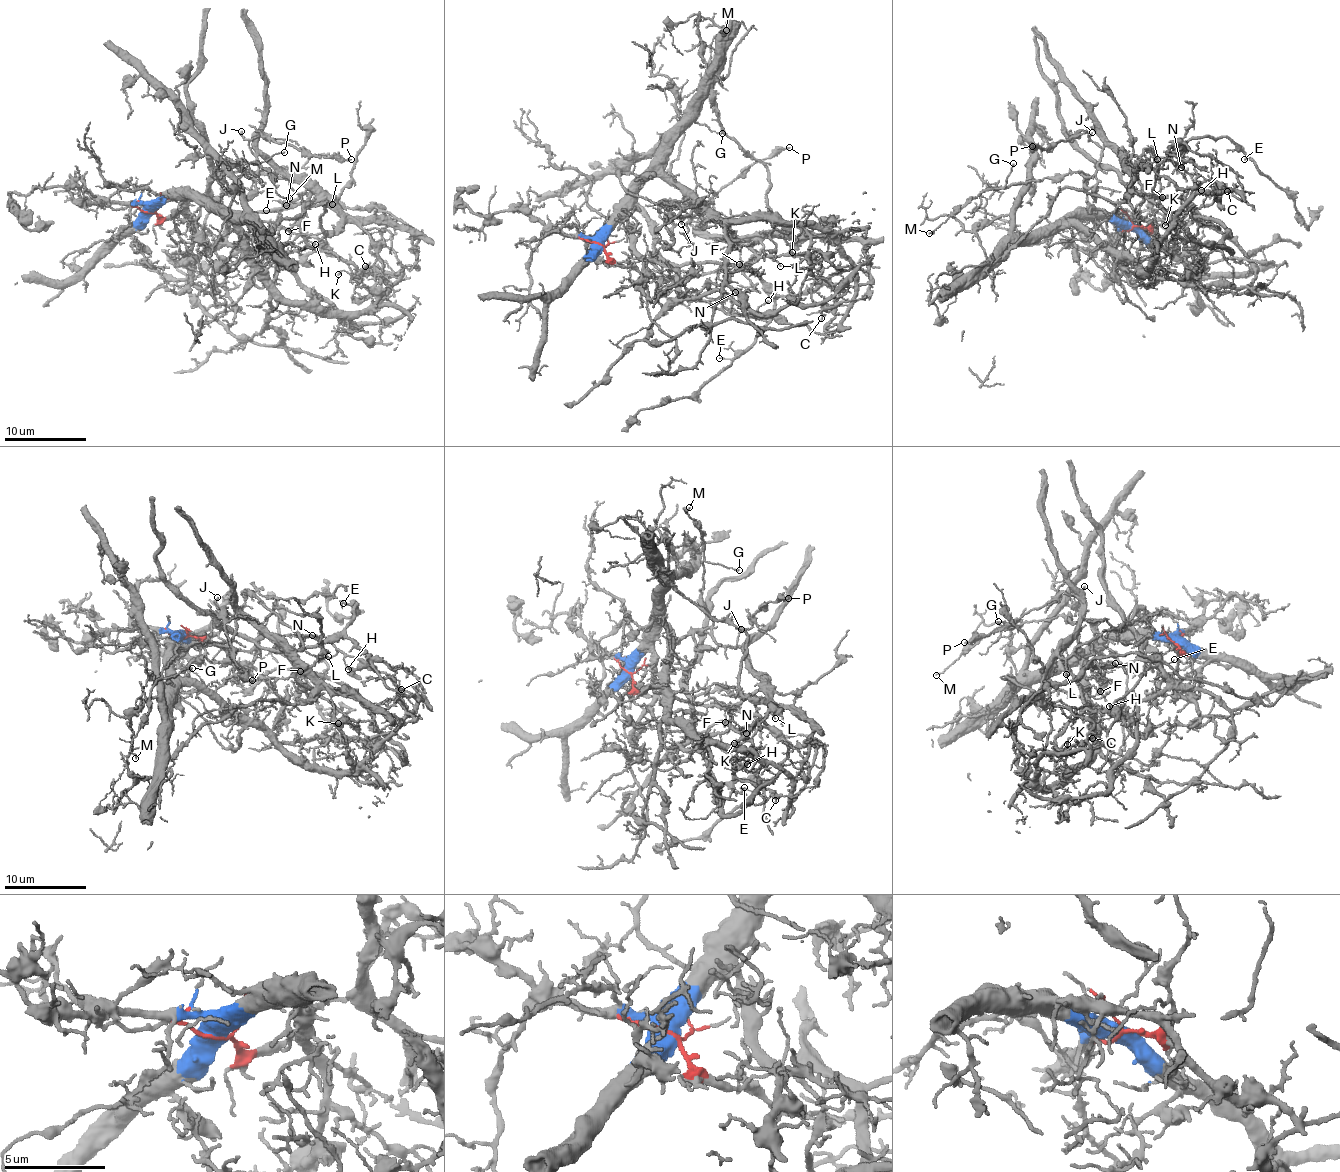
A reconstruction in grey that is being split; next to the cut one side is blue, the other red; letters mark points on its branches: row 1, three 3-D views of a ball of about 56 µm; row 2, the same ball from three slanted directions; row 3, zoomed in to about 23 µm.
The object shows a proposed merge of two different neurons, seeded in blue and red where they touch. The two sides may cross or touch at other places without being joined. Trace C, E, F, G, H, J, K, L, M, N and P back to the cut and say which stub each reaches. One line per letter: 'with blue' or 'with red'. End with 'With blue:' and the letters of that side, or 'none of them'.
C: with red
E: with red
F: with red
G: with red
H: with red
J: with red
K: with red
L: with red
M: with red
N: with red
P: with red
With blue: none of them

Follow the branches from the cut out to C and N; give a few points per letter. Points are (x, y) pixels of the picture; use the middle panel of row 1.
C: (600, 244), (660, 279), (742, 266), (759, 243), (758, 256), (805, 253), (822, 267), (820, 319)
N: (600, 244), (610, 257), (660, 279), (696, 276), (734, 266), (749, 280), (749, 285), (735, 293)

